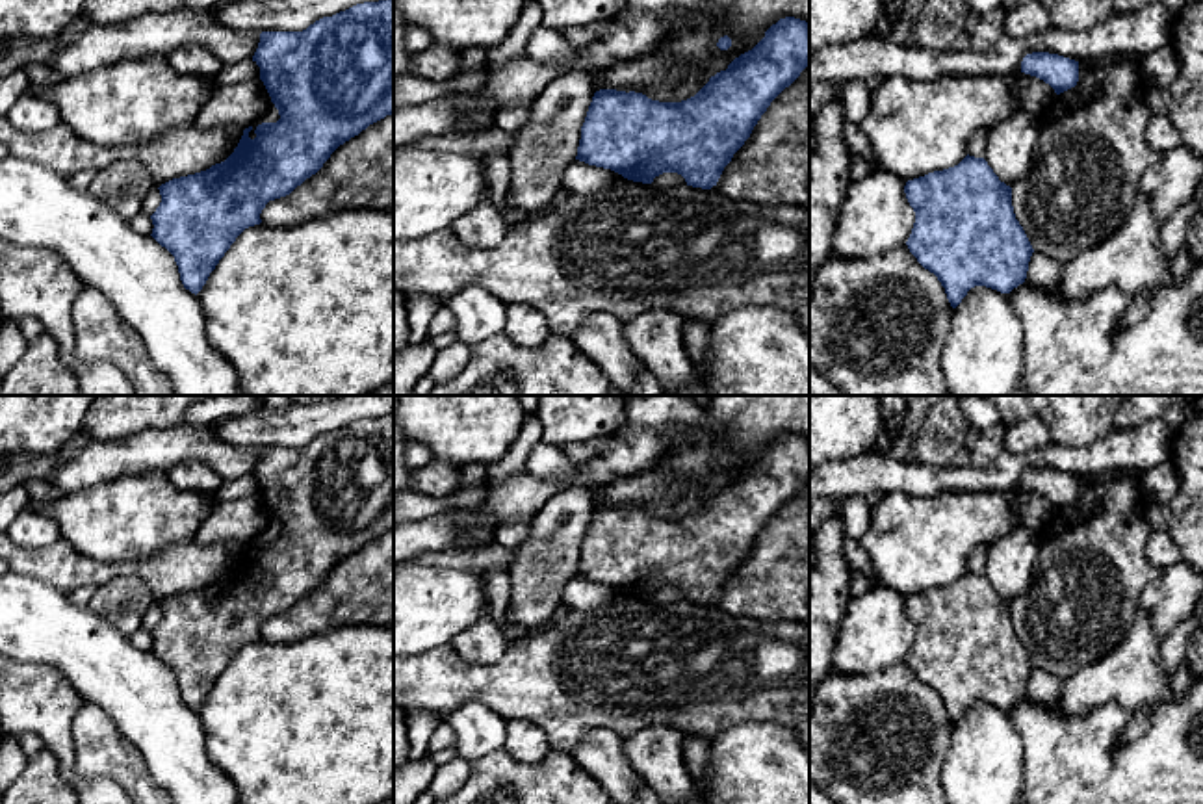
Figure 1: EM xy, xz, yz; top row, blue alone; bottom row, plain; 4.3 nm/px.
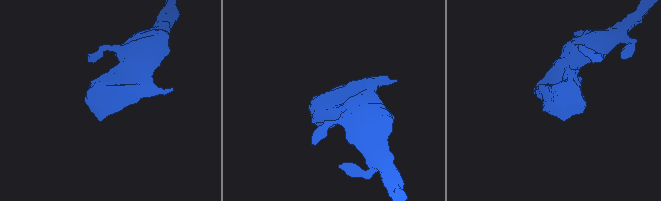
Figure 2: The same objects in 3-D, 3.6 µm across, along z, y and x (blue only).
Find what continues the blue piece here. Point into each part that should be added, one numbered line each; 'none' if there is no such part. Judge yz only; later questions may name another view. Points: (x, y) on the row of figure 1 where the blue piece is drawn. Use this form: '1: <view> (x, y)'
none

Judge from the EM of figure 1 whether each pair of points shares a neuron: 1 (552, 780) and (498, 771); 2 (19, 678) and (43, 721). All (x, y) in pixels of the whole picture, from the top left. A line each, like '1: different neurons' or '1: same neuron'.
1: same neuron
2: same neuron

